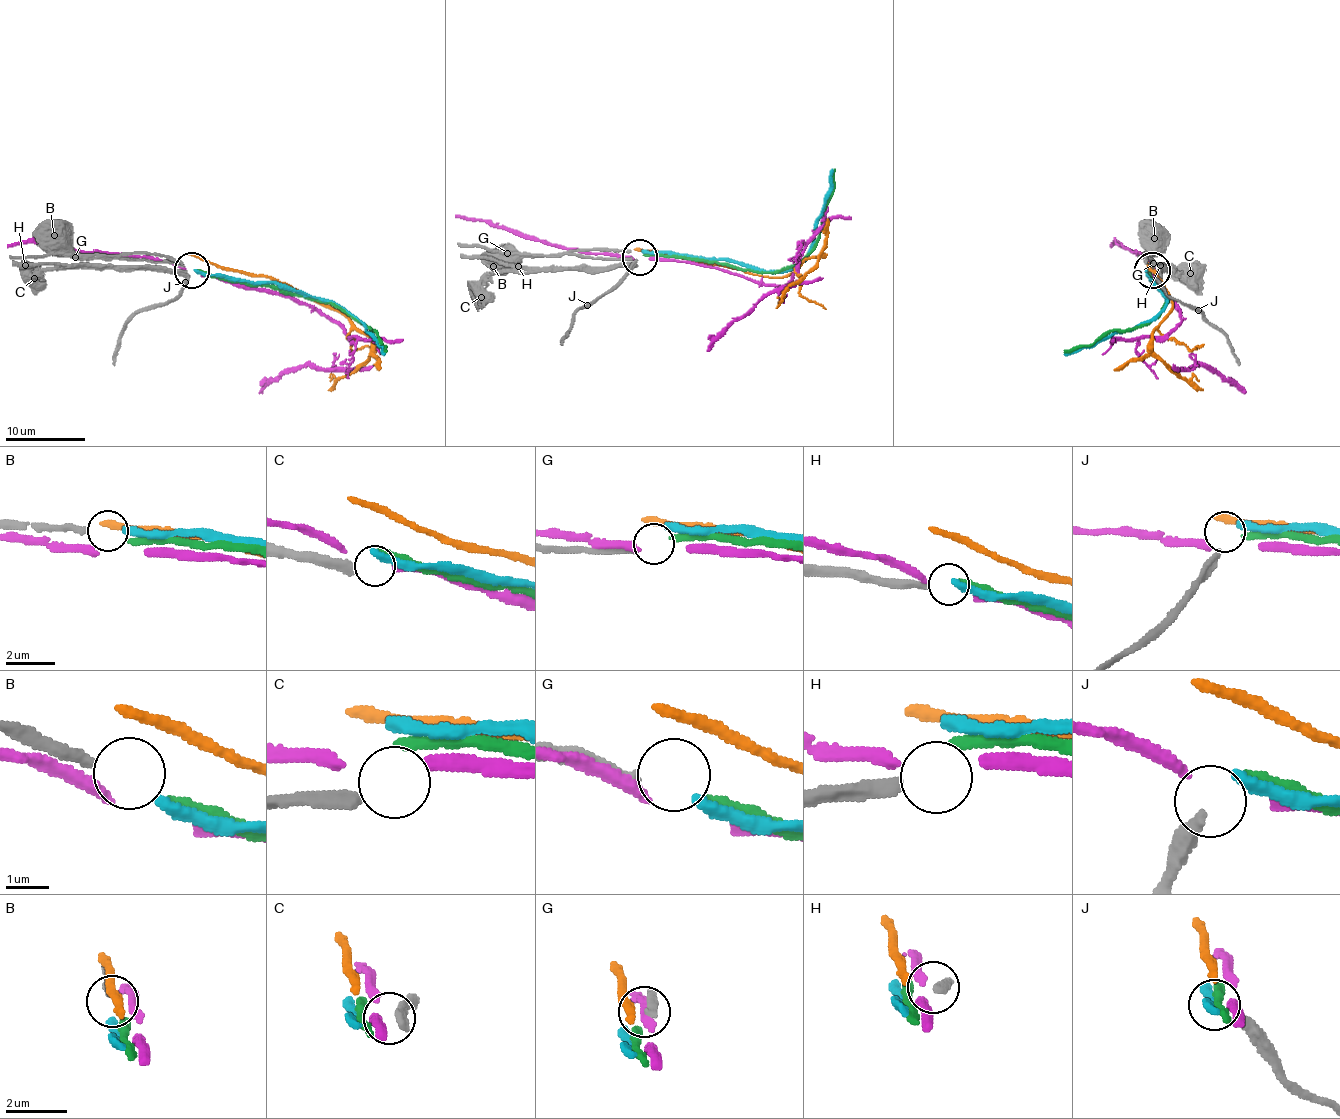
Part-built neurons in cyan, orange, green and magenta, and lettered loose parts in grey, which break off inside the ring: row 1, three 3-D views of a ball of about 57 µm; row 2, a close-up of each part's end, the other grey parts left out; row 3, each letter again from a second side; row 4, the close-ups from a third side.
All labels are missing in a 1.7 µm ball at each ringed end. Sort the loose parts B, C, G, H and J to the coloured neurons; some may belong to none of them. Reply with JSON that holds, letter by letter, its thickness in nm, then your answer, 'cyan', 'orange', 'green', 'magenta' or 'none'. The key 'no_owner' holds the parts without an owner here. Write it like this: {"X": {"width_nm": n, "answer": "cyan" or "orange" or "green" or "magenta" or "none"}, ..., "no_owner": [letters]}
{"B": {"width_nm": 280, "answer": "cyan"}, "C": {"width_nm": 320, "answer": "none"}, "G": {"width_nm": 240, "answer": "green"}, "H": {"width_nm": 320, "answer": "none"}, "J": {"width_nm": 300, "answer": "none"}, "no_owner": ["C", "H", "J"]}

